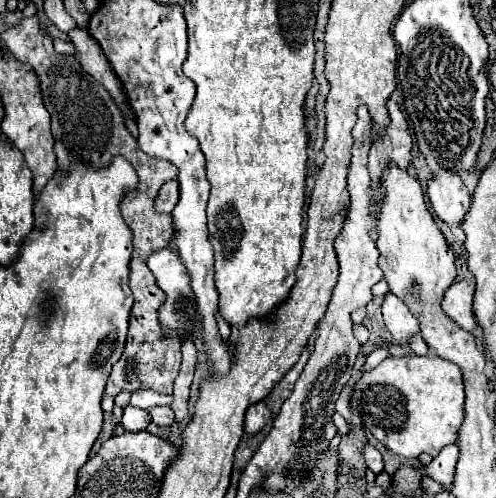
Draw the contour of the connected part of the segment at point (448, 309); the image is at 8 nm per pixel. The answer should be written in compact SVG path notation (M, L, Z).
M460 280L454 282L442 300L442 310L456 320L458 326L462 326L468 332L474 332L478 328L478 320L474 318L474 282L470 280Z

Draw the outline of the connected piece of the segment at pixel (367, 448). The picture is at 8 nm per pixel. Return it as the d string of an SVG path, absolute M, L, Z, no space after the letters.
M370 442L364 444L364 458L366 458L366 466L368 466L374 474L380 474L380 472L384 470L382 454L380 454L378 448L374 448Z

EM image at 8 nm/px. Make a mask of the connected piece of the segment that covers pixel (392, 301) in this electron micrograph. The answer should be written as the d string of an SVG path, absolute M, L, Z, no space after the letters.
M388 292L382 304L382 314L384 324L392 334L392 342L398 346L408 346L408 338L412 334L418 334L418 320L406 308L406 304L398 296Z

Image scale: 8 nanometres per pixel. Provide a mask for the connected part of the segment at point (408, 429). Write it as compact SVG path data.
M390 356L356 382L352 404L374 438L386 444L394 454L404 458L418 458L424 452L438 456L444 446L458 440L458 428L464 422L464 378L454 362L446 362L438 356Z

